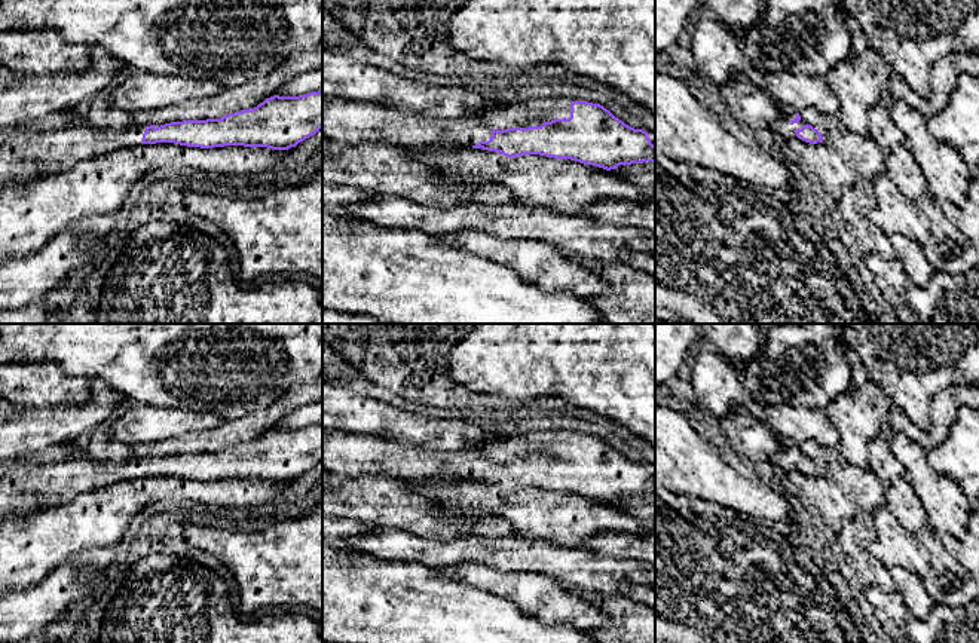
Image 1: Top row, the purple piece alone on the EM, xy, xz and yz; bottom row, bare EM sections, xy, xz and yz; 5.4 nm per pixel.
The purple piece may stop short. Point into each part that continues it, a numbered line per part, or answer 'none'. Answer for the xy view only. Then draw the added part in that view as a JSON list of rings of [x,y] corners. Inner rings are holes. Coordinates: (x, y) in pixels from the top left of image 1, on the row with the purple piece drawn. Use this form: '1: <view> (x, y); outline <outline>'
1: xy (21, 150); outline [[[85,116],[58,131],[30,132],[27,125],[4,129],[0,143],[0,189],[12,177],[36,174],[39,166],[55,174],[70,169],[82,159],[140,146],[144,131],[146,126],[138,125],[100,129]]]

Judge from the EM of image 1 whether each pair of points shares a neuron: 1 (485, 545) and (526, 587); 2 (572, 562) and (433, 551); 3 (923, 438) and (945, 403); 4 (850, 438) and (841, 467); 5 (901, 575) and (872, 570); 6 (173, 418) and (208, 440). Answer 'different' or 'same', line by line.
1: different
2: same
3: same
4: different
5: different
6: different

